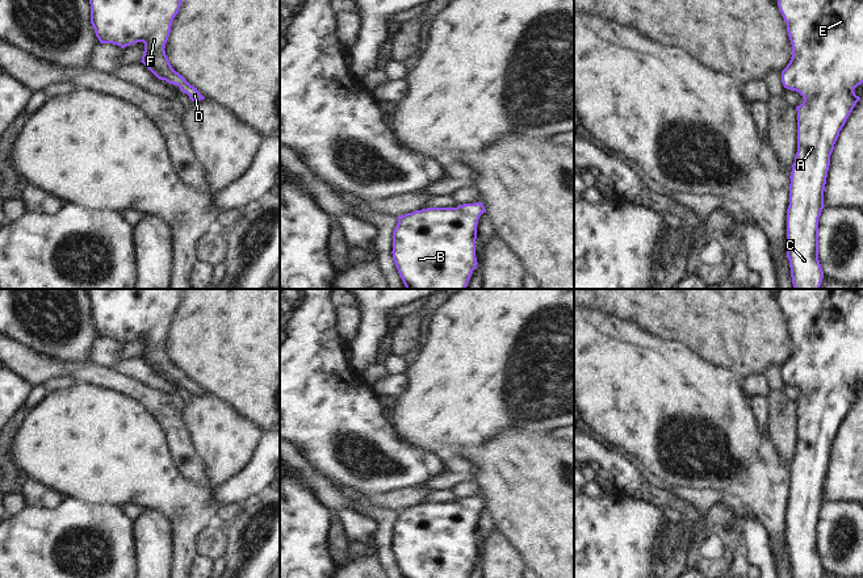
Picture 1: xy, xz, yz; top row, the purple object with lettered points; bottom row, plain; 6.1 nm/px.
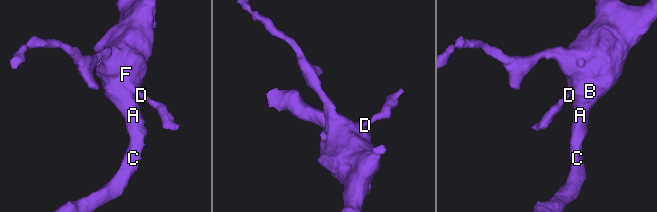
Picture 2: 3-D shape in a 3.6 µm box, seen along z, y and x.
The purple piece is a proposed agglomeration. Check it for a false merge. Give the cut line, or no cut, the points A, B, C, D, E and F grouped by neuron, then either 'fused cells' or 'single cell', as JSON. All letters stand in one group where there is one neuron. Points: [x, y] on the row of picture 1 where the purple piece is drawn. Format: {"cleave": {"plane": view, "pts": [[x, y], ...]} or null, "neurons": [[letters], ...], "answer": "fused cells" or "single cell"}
{"cleave": null, "neurons": [["A", "B", "C", "D", "E", "F"]], "answer": "single cell"}

